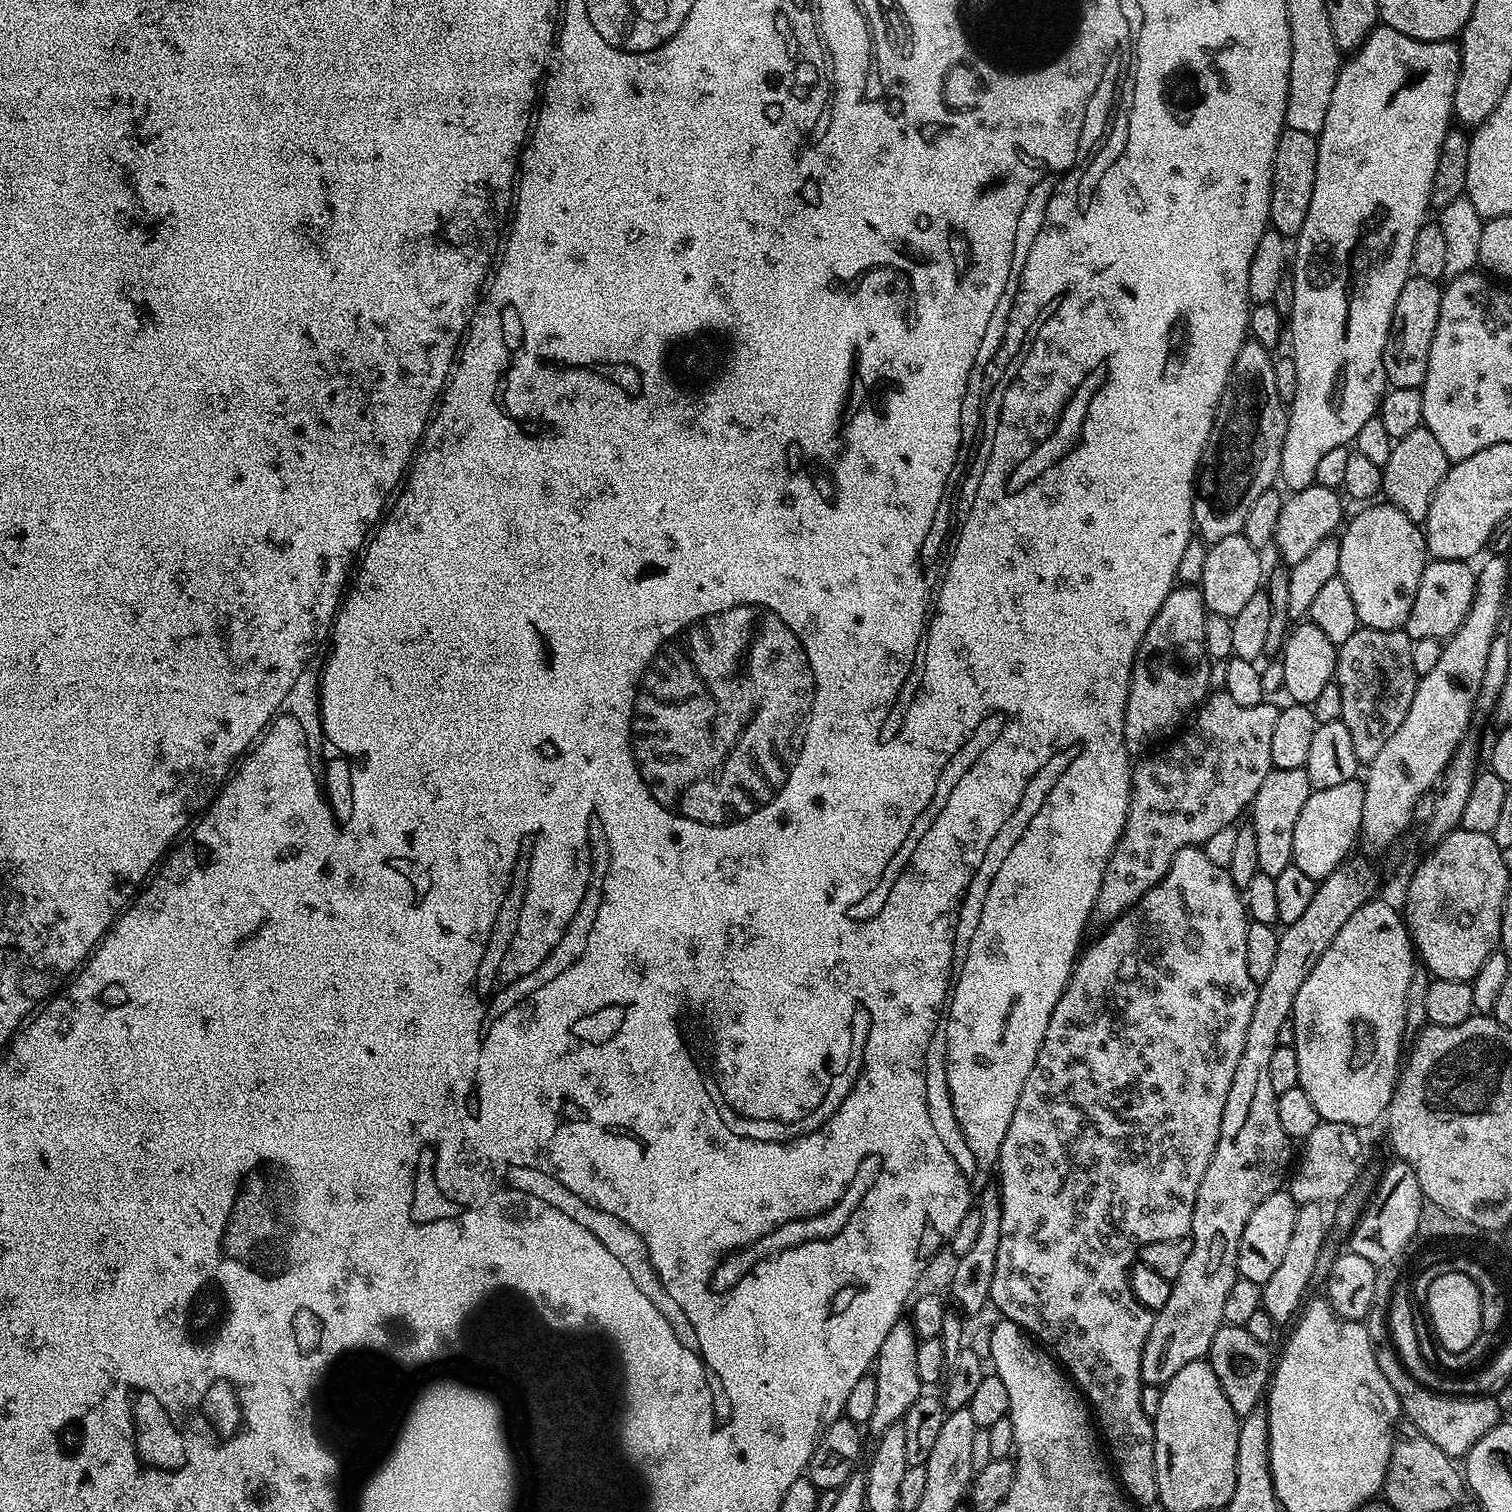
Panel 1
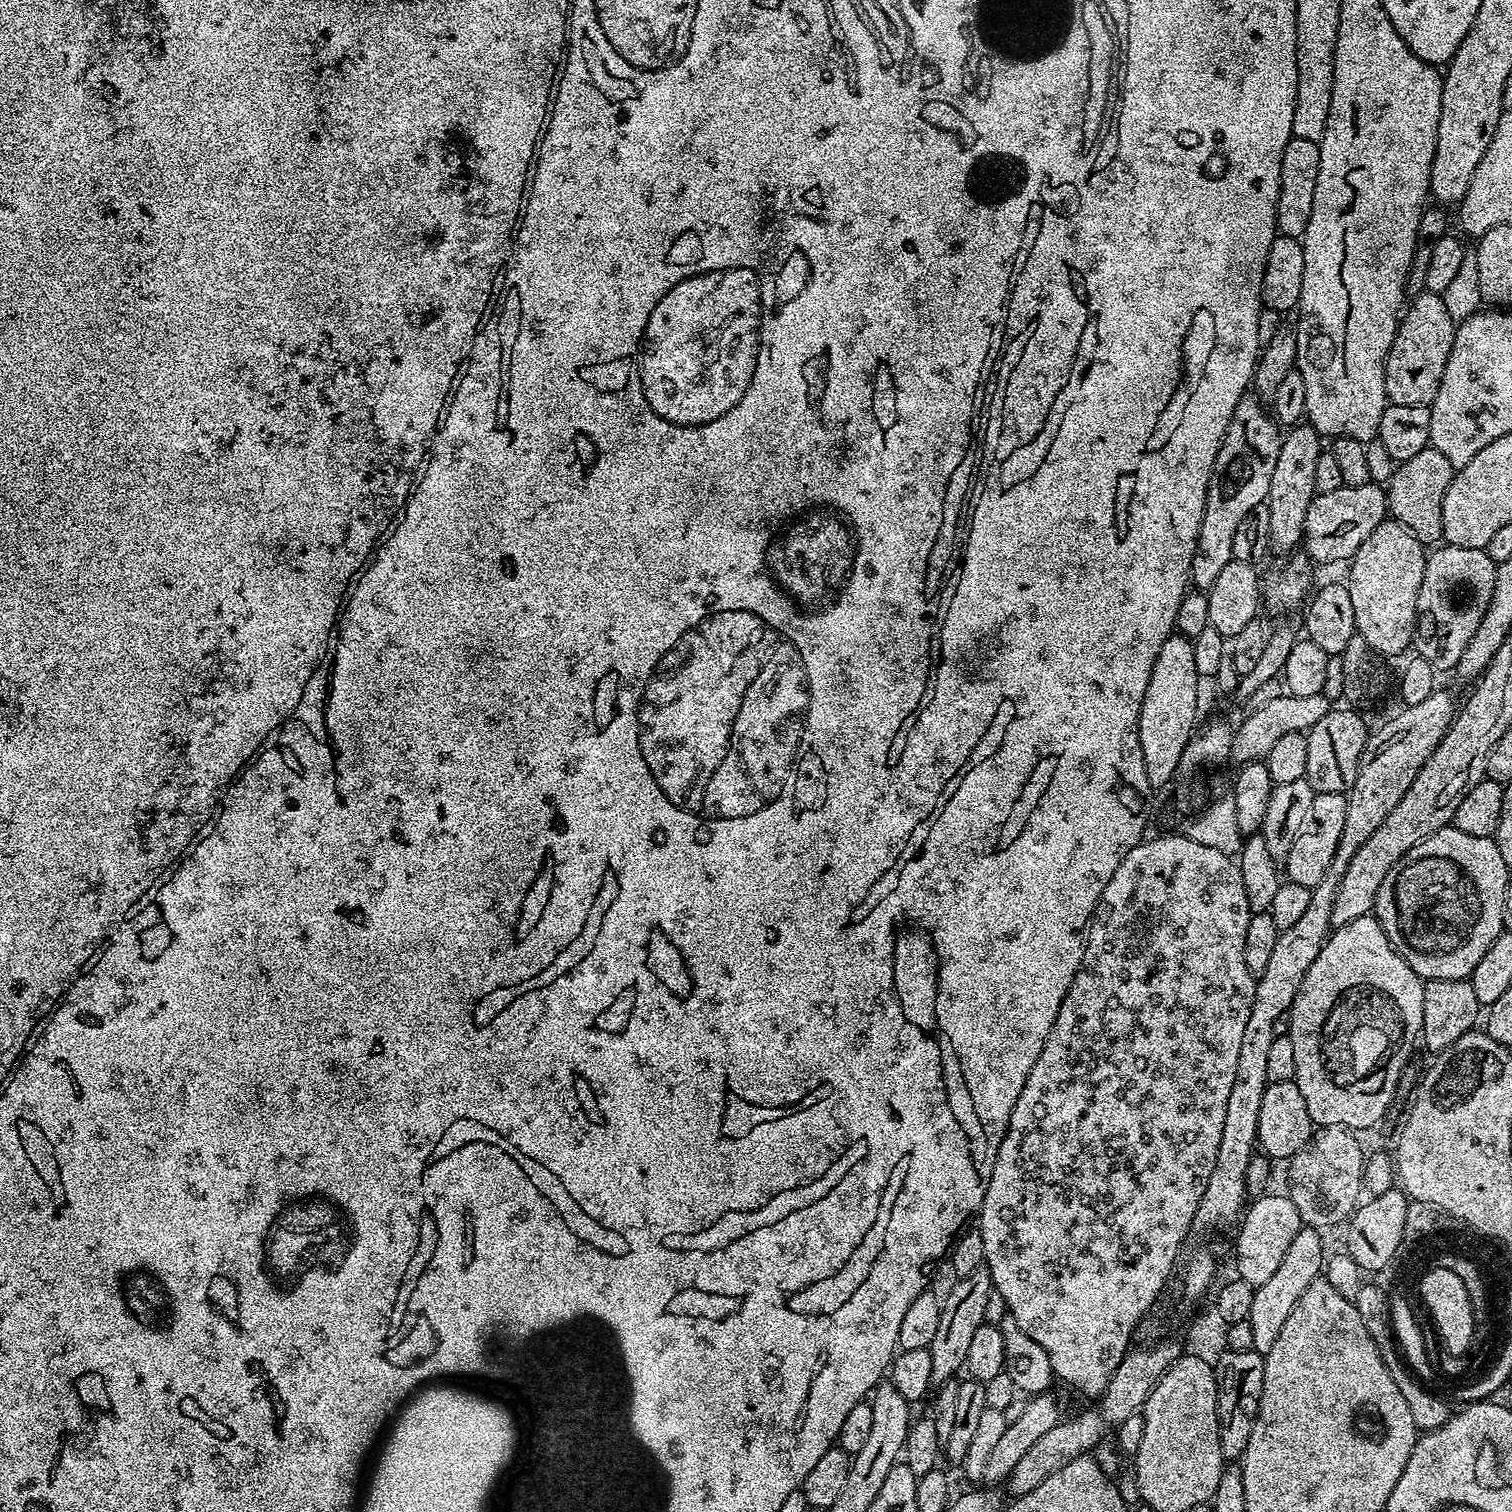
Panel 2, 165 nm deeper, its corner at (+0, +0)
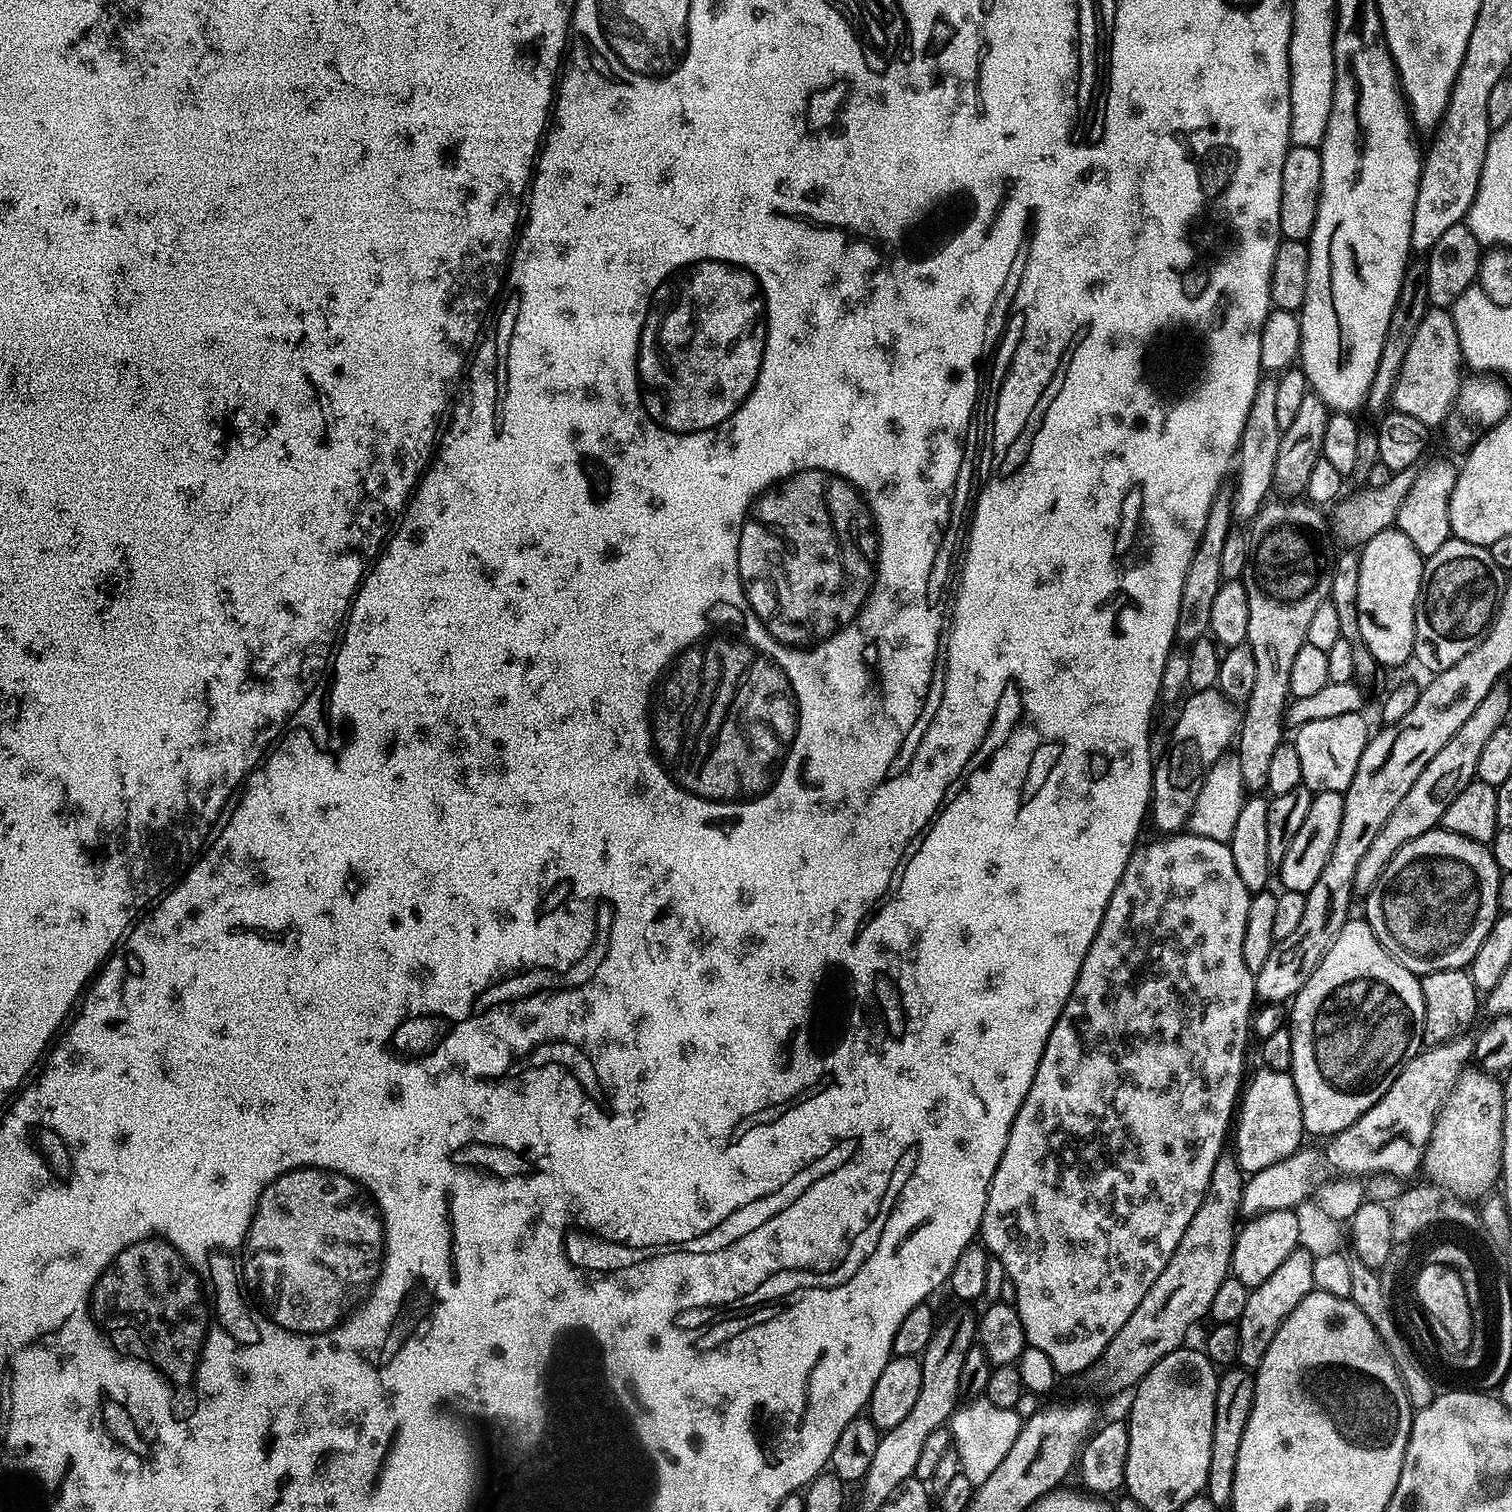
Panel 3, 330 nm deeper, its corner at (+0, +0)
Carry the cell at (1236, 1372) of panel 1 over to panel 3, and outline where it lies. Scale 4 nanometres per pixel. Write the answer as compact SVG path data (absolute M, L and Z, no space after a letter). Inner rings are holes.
M1232 1366L1218 1379L1218 1394L1214 1406L1214 1430L1210 1442L1210 1474L1206 1494L1217 1506L1224 1506L1232 1499L1234 1466L1238 1466L1238 1446L1242 1446L1242 1434L1250 1416L1256 1382L1251 1371Z

